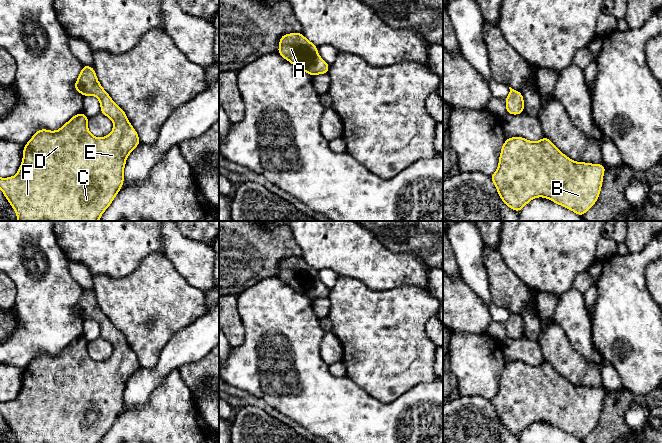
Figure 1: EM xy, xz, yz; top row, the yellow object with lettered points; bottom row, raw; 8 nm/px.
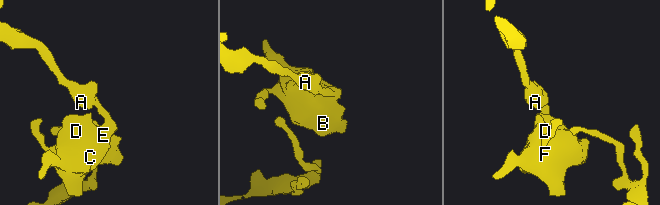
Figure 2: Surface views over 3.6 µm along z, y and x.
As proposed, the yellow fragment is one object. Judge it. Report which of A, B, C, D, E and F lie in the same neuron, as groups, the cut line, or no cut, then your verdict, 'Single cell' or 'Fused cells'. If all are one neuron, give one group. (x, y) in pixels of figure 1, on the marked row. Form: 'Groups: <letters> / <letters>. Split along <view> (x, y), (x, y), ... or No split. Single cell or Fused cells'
Groups: A B C D E F. No split. Single cell

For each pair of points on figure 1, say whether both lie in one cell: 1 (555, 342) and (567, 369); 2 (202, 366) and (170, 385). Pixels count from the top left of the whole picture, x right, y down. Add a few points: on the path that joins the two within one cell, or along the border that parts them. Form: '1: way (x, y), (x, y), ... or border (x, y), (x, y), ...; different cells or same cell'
1: way (556, 349), (567, 362); same cell
2: border (177, 370), (193, 395); different cells

